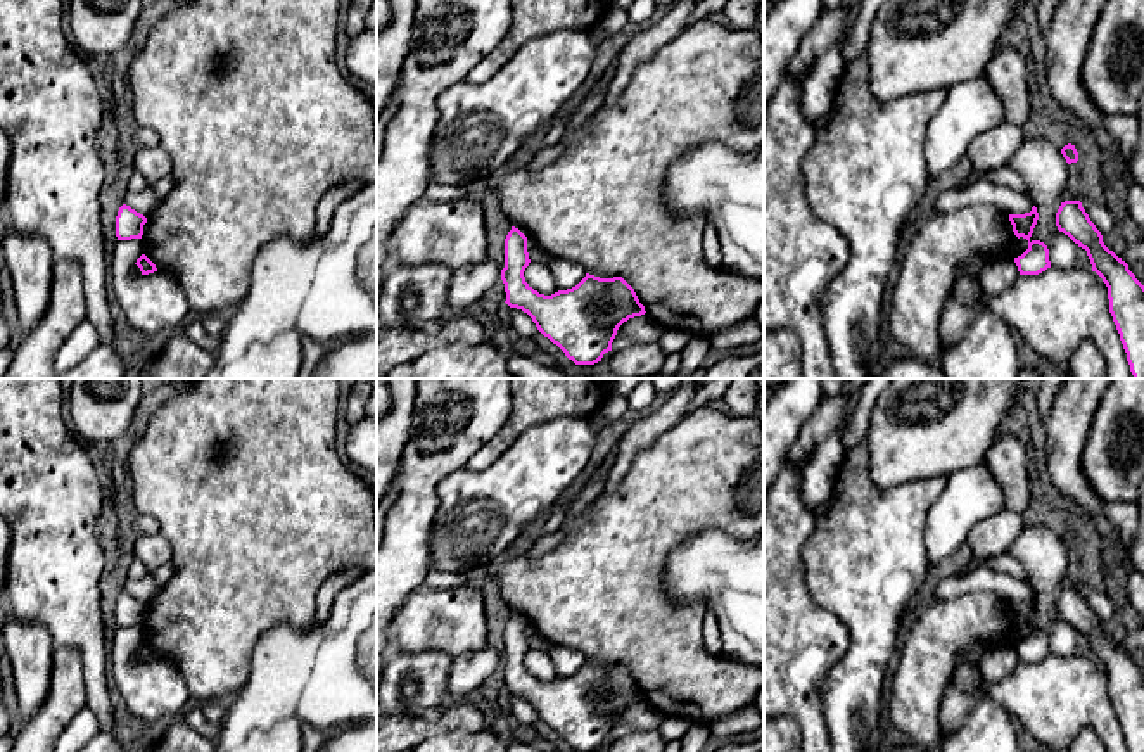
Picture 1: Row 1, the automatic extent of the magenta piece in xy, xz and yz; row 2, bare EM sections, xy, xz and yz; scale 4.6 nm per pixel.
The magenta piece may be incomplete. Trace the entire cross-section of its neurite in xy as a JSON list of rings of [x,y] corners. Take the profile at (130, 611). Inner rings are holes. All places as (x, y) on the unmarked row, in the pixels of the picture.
[[[123,591],[116,603],[118,628],[142,626],[145,610],[147,610],[147,605],[143,602]]]

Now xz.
[[[515,614],[505,626],[506,691],[522,697],[537,717],[575,752],[594,752],[612,738],[619,714],[645,702],[634,676],[622,666],[586,664],[572,676],[551,683],[534,678],[524,664],[529,653],[527,624]]]

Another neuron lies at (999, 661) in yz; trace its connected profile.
[[[994,645],[978,662],[978,672],[985,688],[1007,676],[1020,662],[1014,645]]]

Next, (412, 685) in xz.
[[[391,647],[377,686],[378,714],[435,719],[451,664],[453,659],[439,652],[406,653]]]

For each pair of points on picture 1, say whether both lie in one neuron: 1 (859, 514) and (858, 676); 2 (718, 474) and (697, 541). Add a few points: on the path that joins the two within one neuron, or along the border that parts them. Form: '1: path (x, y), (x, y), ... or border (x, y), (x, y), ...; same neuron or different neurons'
1: path (863, 554), (863, 637); same neuron
2: border (707, 529), (690, 535), (681, 543); different neurons

